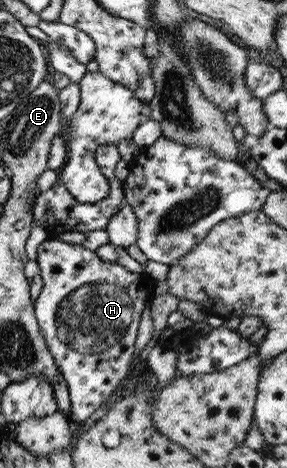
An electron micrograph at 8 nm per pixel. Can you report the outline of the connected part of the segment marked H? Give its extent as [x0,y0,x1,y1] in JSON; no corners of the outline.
[32,236,154,420]

